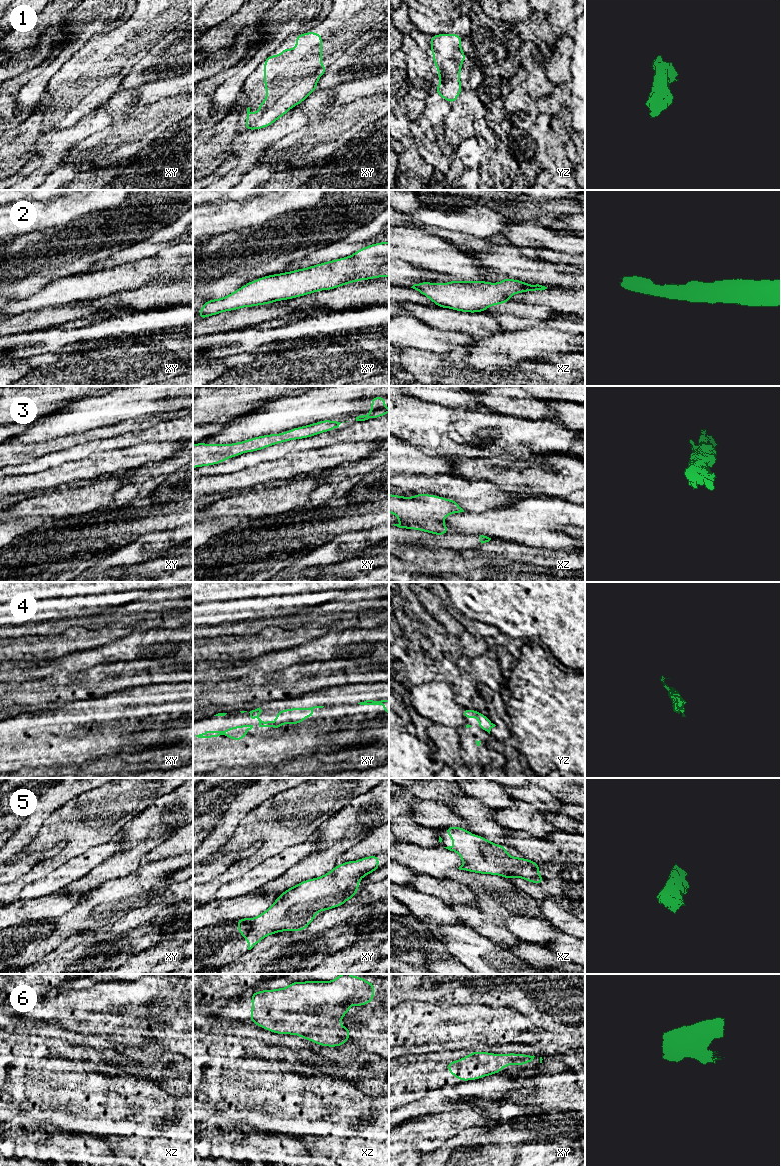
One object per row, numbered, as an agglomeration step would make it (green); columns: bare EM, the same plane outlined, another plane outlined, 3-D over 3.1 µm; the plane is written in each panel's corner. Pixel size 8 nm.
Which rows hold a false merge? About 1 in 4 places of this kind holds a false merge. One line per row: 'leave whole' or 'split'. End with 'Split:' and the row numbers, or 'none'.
1: leave whole
2: leave whole
3: leave whole
4: leave whole
5: leave whole
6: leave whole
Split: none

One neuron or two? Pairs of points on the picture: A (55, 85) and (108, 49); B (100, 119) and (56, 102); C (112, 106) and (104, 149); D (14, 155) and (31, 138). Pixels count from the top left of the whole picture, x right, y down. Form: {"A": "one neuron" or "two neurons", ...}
{"A": "one neuron", "B": "two neurons", "C": "one neuron", "D": "two neurons"}

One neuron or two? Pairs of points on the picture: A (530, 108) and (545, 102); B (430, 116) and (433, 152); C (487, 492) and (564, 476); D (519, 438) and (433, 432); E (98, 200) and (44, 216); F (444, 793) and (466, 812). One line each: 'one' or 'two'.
A: two
B: one
C: two
D: one
E: one
F: two

